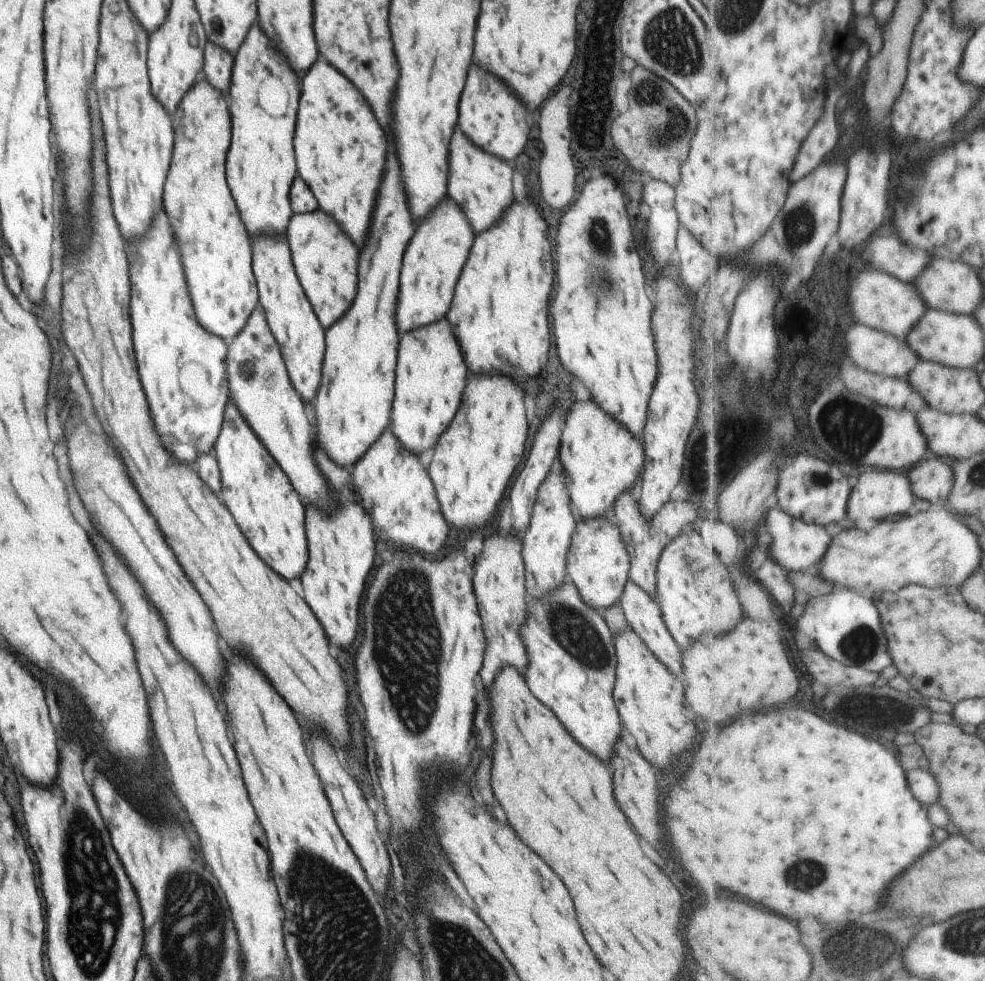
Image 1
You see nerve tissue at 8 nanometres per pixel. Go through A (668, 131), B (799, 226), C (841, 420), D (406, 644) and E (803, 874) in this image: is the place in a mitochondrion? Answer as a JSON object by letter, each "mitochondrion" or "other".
{"A":"mitochondrion","B":"mitochondrion","C":"mitochondrion","D":"mitochondrion","E":"mitochondrion"}

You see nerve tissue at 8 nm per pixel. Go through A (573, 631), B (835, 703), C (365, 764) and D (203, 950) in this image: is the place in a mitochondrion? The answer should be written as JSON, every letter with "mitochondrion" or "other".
{"A":"mitochondrion","B":"mitochondrion","C":"other","D":"mitochondrion"}

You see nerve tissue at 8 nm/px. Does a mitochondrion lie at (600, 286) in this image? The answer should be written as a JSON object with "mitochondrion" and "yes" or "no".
{"mitochondrion":"yes"}

